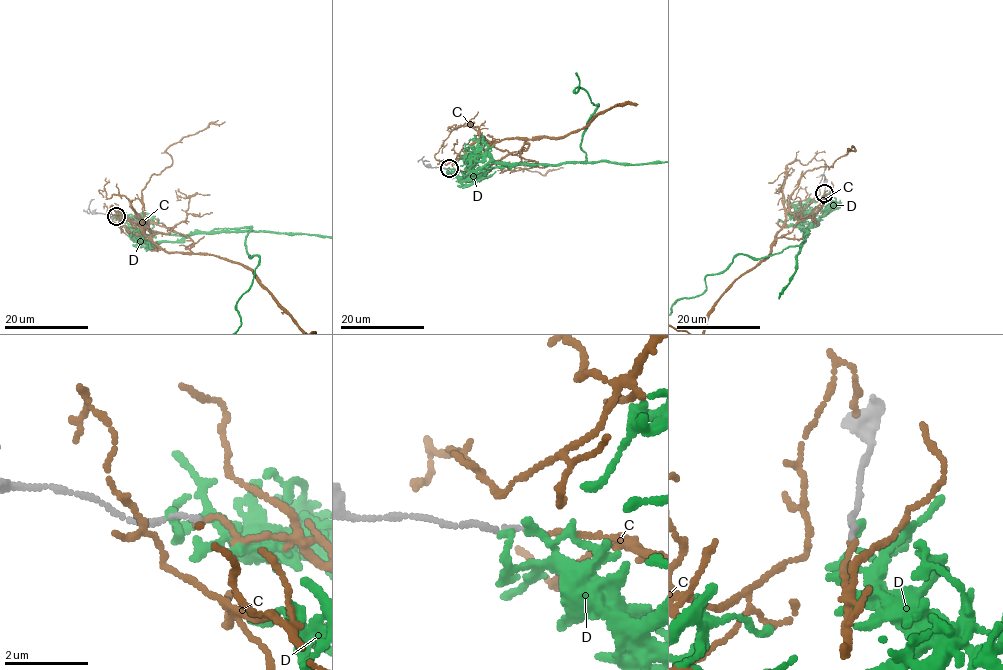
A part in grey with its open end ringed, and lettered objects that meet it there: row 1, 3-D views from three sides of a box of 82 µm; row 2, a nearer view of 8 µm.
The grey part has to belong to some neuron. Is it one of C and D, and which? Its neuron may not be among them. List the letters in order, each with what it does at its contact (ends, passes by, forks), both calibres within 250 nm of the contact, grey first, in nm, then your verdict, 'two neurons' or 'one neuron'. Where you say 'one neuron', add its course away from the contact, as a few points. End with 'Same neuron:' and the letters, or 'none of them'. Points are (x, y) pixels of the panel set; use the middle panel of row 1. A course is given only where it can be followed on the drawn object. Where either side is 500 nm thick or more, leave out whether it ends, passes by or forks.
C: it passes by; 110 nm thick on the grey side, 80 nm on the other; two neurons
D: it ends there; 150 nm thick on the grey side, 150 nm on the other; two neurons
Same neuron: none of them

